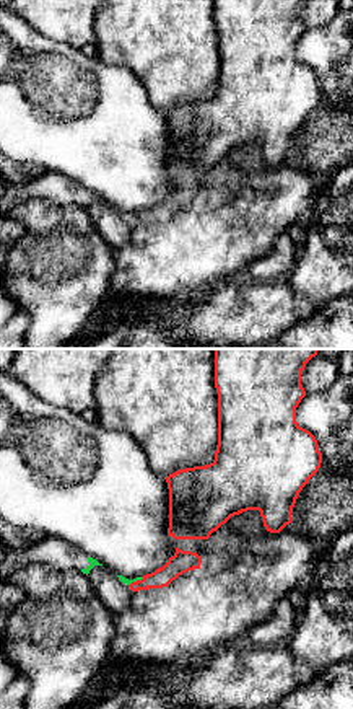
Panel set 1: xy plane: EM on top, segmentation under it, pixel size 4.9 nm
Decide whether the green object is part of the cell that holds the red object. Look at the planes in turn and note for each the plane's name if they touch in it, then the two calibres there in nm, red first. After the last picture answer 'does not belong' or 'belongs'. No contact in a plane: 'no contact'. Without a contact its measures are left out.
contact in xy; calibres 110 and 30 nm

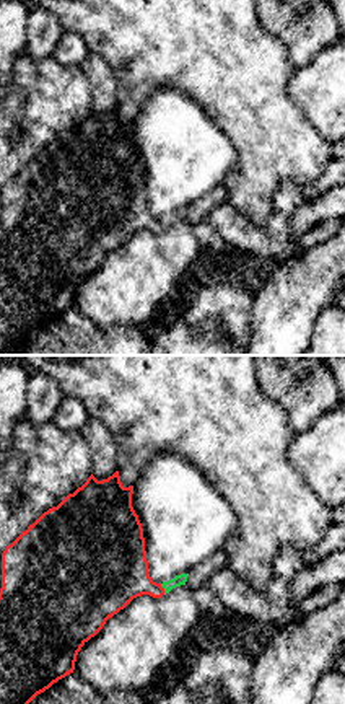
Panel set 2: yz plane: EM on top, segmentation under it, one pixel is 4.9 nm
contact in yz; calibres 320 and 60 nm

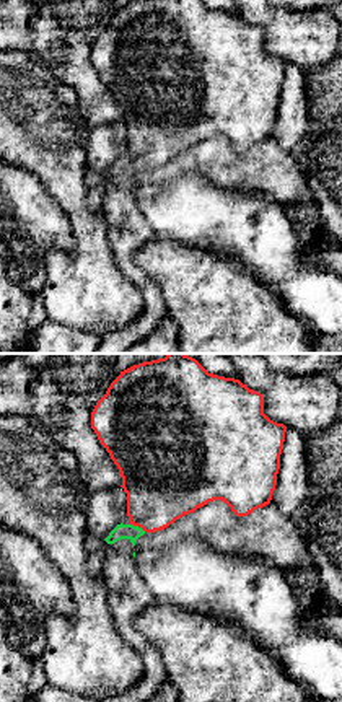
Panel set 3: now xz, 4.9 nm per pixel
contact in xz; calibres 380 and 80 nm

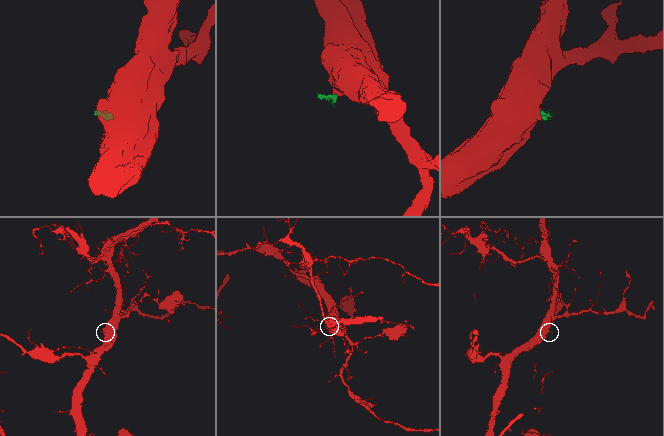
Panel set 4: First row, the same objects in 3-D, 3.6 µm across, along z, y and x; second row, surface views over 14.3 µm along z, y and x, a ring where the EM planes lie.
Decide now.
belongs

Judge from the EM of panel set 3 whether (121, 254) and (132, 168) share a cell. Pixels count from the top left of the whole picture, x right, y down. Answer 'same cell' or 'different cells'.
same cell

